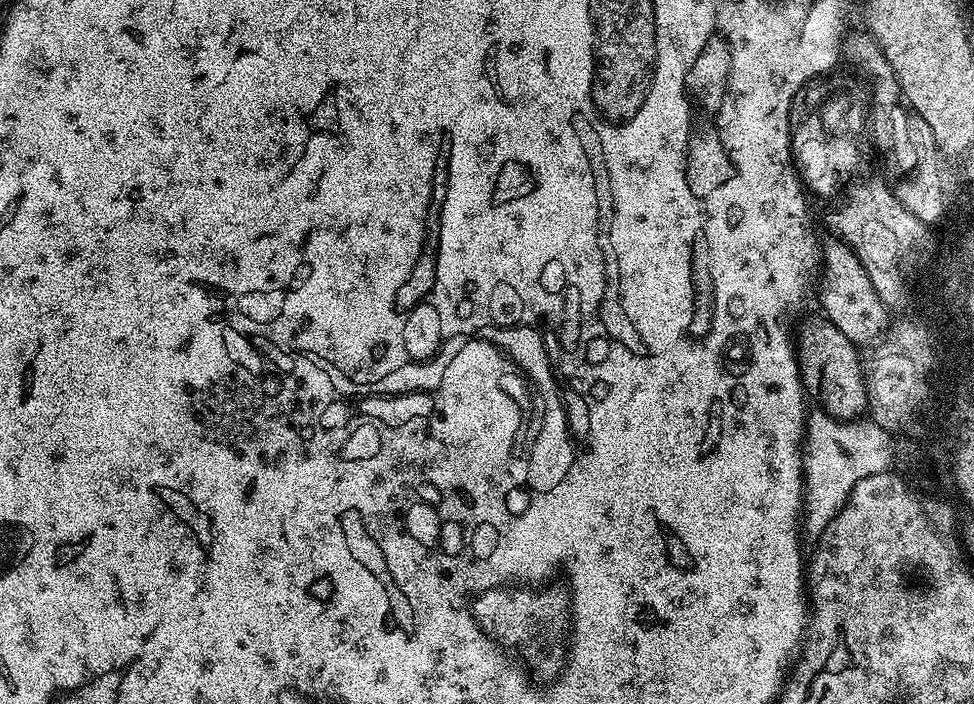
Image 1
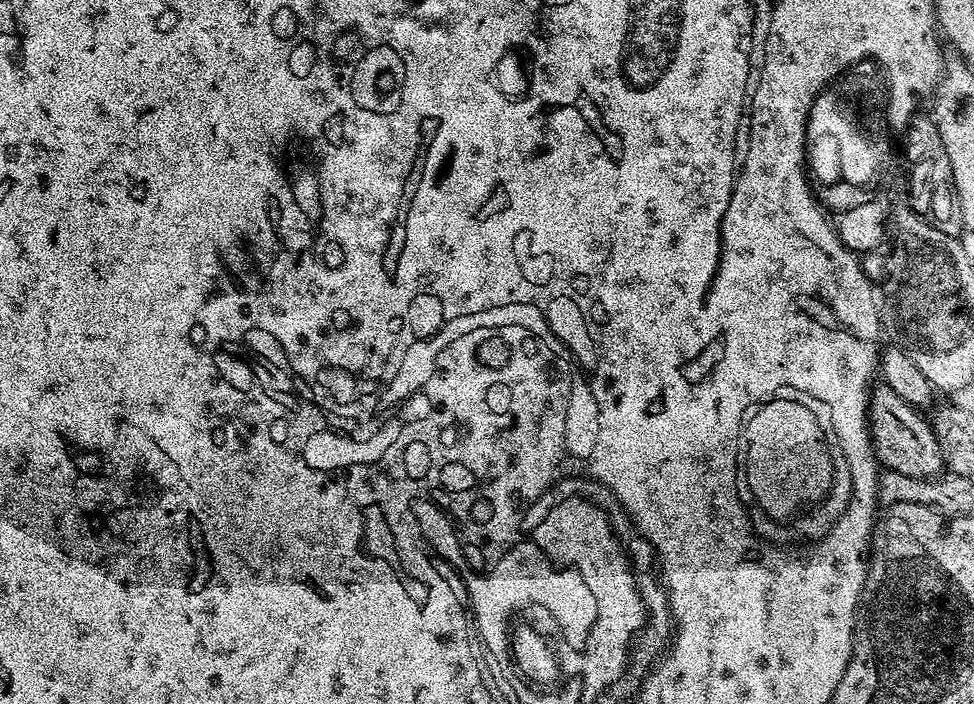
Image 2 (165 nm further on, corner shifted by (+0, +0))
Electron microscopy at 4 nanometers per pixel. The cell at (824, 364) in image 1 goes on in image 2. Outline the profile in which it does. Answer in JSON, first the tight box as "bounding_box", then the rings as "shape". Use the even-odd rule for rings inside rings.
{"bounding_box":[868,382,946,480],"shape":[[[880,382],[871,389],[868,402],[868,430],[877,461],[887,471],[926,480],[941,475],[946,467],[933,425],[920,416],[923,415],[911,404],[898,398],[898,394],[894,394],[894,390],[890,390],[888,384]]]}

